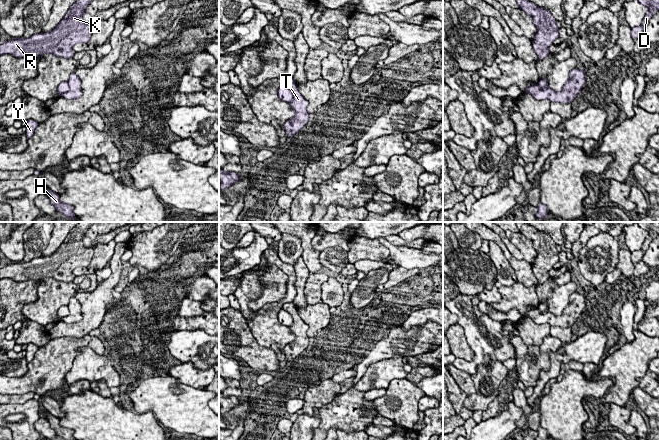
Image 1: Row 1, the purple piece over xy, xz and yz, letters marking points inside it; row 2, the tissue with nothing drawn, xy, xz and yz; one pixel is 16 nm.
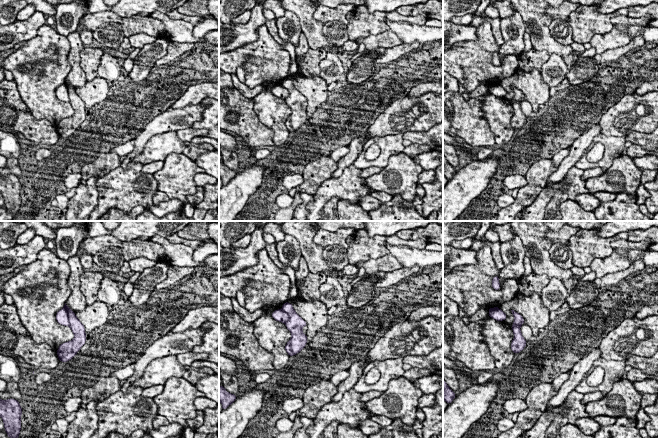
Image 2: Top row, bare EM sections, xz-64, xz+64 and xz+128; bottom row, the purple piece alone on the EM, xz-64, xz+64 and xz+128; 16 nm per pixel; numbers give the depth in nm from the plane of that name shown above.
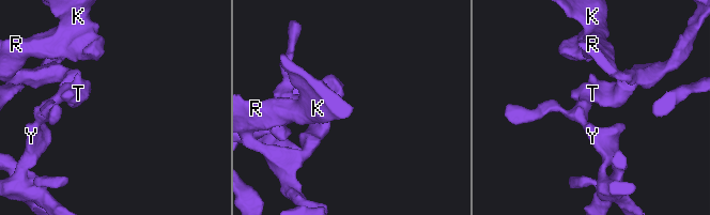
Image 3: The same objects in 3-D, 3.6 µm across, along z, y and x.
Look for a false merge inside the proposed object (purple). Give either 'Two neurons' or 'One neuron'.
Two neurons

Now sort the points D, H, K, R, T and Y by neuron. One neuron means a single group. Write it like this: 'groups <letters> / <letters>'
groups D H K R T / Y

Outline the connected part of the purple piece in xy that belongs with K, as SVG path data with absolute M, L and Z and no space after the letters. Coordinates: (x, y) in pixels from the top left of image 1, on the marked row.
M77 0L60 23L50 32L32 35L29 38L13 38L0 45L0 56L10 54L22 58L53 53L58 57L73 58L72 49L77 43L89 42L93 24L84 21L87 6L93 0Z

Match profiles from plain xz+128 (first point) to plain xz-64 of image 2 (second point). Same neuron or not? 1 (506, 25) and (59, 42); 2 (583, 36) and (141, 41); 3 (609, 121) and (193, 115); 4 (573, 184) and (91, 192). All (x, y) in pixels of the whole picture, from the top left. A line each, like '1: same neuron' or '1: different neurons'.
1: different neurons
2: different neurons
3: same neuron
4: different neurons

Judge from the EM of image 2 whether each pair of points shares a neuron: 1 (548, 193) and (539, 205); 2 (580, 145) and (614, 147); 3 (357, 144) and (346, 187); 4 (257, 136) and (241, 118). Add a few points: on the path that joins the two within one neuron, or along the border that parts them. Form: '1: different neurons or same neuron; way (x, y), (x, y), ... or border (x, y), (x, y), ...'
1: same neuron; way (545, 196), (540, 202)
2: different neurons; border (599, 133), (593, 138), (575, 165)
3: different neurons; border (352, 163), (340, 175), (333, 177)
4: same neuron; way (253, 132), (244, 122)

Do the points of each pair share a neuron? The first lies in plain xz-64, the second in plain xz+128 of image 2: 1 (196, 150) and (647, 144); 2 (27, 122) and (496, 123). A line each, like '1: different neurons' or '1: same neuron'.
1: different neurons
2: different neurons

